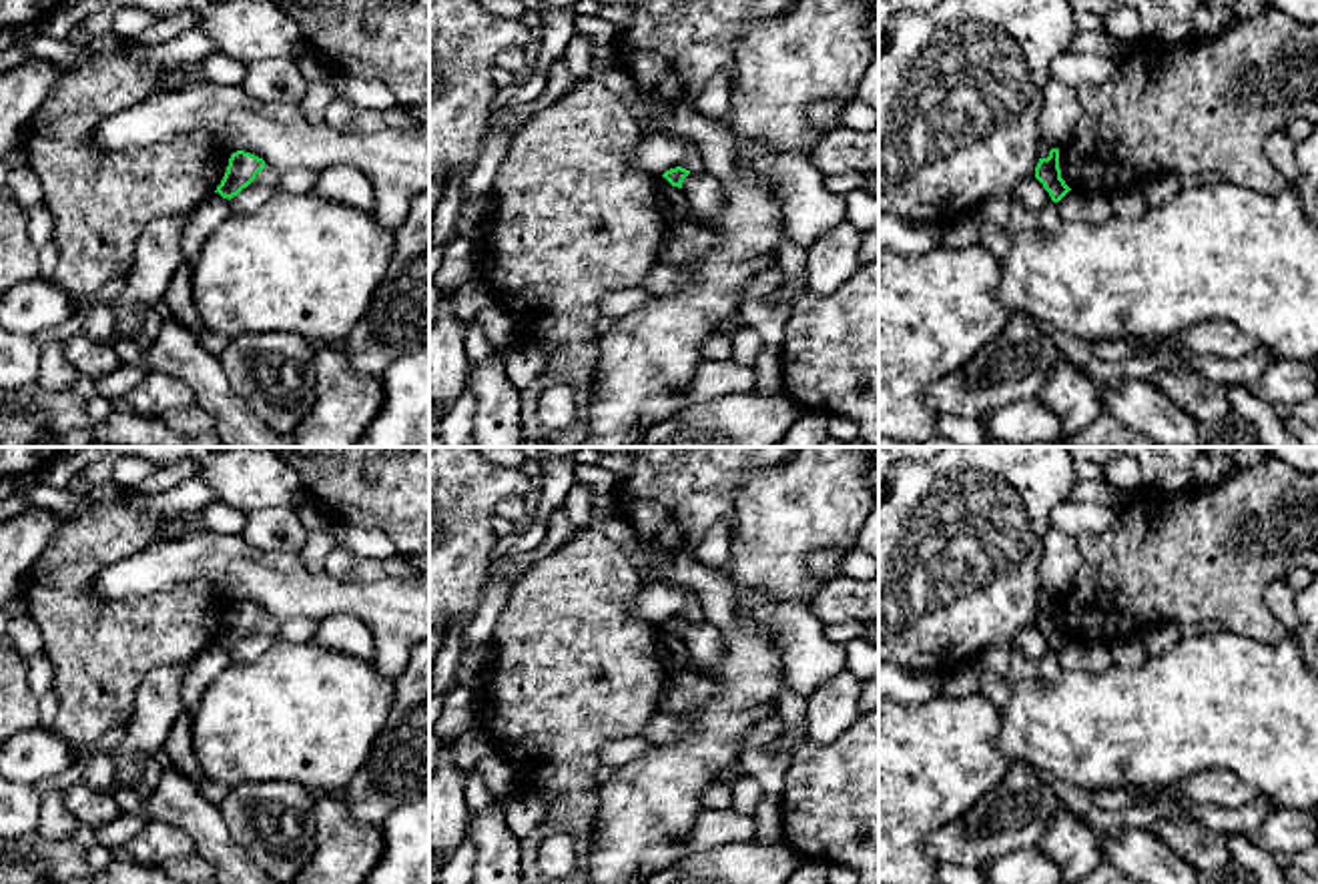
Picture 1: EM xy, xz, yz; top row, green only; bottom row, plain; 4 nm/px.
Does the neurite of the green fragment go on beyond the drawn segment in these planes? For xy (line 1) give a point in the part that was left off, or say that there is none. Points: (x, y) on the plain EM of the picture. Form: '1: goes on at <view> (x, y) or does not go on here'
1: does not go on here

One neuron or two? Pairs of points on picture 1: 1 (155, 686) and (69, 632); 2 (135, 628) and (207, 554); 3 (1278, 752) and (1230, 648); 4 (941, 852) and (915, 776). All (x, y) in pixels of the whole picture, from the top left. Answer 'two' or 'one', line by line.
1: two
2: two
3: one
4: two

